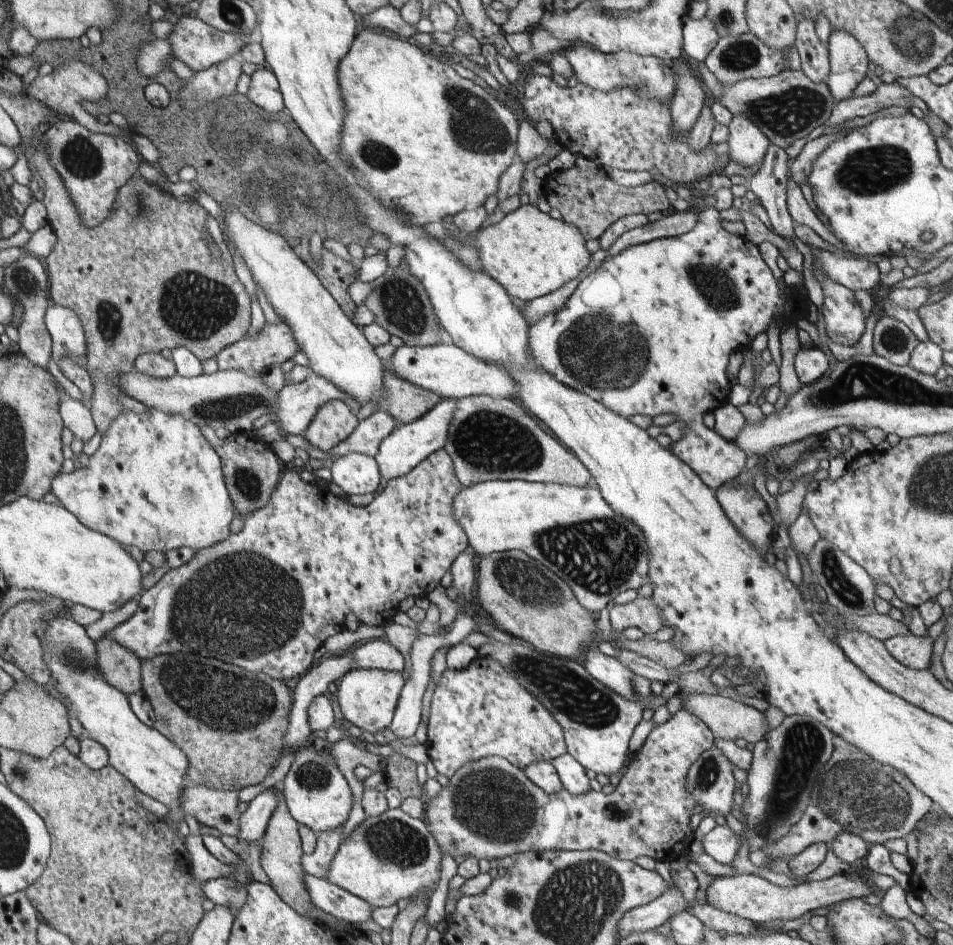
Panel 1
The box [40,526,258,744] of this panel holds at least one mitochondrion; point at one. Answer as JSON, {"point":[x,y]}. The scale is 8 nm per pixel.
{"point":[64,648]}

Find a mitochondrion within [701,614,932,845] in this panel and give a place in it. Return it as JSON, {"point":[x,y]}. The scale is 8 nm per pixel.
{"point":[854,793]}

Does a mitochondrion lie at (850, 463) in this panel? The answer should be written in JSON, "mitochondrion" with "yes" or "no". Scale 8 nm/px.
{"mitochondrion":"no"}

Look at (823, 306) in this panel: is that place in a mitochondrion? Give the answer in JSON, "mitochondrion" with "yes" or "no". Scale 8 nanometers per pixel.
{"mitochondrion":"no"}

